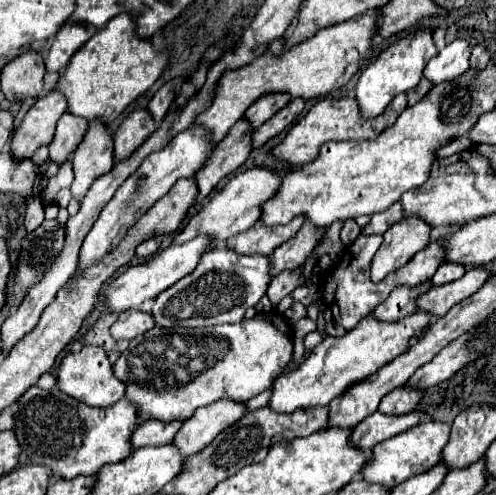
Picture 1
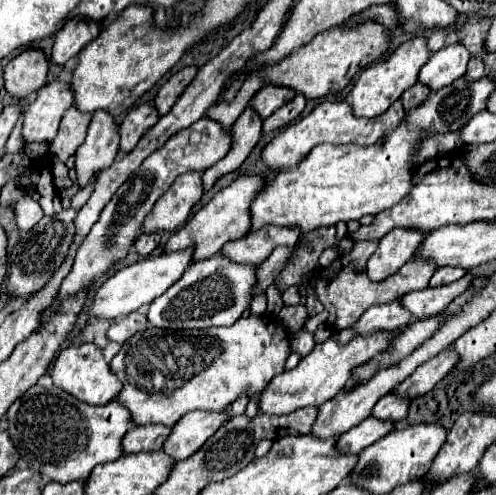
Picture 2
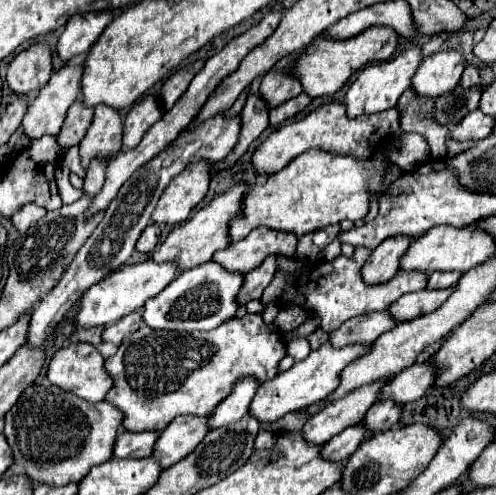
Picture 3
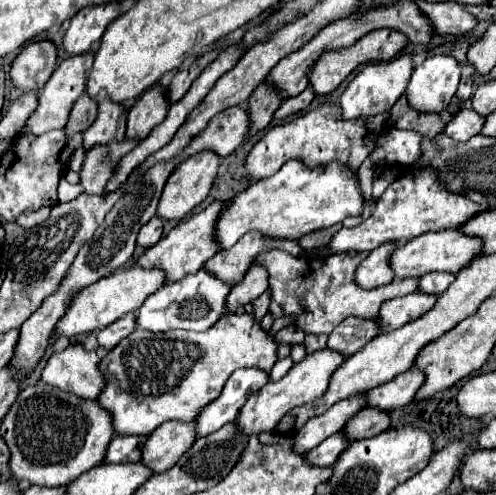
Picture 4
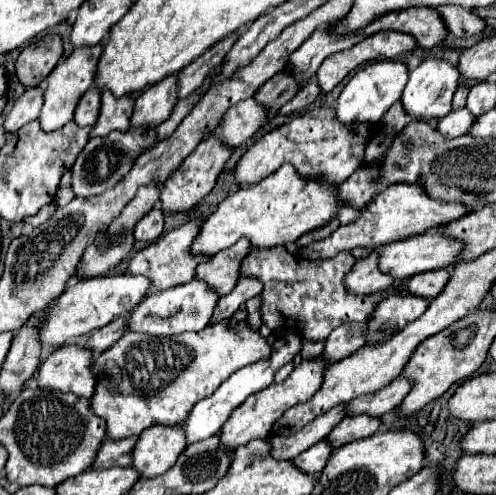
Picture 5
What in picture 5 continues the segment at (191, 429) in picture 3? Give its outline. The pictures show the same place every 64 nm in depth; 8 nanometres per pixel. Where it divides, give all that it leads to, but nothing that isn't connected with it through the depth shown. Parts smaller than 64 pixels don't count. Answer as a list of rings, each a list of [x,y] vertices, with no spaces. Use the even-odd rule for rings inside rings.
[[[152,426],[144,430],[136,442],[132,468],[136,468],[144,478],[160,476],[174,466],[184,448],[182,426]]]

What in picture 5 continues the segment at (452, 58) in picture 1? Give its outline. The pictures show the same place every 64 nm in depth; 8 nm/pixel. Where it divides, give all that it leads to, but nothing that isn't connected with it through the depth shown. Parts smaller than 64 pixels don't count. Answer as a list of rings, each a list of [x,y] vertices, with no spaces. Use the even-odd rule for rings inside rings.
[[[426,58],[416,70],[410,72],[410,80],[404,88],[402,94],[402,104],[406,108],[408,114],[416,116],[416,118],[442,118],[452,110],[452,96],[458,88],[458,80],[460,80],[460,72],[456,66],[452,66],[446,60],[436,60],[436,58]]]

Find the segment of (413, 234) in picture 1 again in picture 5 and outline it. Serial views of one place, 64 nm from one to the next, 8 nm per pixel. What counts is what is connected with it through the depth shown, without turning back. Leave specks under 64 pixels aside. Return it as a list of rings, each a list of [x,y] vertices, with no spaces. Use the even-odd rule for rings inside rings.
[[[370,252],[364,260],[358,260],[352,272],[346,274],[346,286],[354,294],[374,294],[392,286],[394,280],[388,274],[382,274],[378,268],[376,252]]]

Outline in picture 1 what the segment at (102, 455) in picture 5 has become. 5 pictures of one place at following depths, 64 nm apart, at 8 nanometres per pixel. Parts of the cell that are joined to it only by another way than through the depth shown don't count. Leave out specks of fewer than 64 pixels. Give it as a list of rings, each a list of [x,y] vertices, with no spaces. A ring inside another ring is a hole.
[[[146,420],[132,434],[132,444],[134,444],[134,448],[170,444],[174,440],[176,432],[180,430],[180,426],[182,426],[182,422],[164,424],[164,422],[156,422],[156,420]]]

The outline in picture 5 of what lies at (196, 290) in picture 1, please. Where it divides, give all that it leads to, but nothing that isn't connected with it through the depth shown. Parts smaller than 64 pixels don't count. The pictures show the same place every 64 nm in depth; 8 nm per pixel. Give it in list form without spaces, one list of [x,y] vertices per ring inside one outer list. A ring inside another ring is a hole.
[[[194,278],[188,284],[180,284],[176,288],[168,288],[164,292],[150,292],[134,308],[130,316],[130,330],[152,336],[172,336],[188,330],[204,330],[210,324],[216,300],[220,300],[220,296],[212,288],[208,288],[208,284],[204,284],[204,280],[200,278]]]

